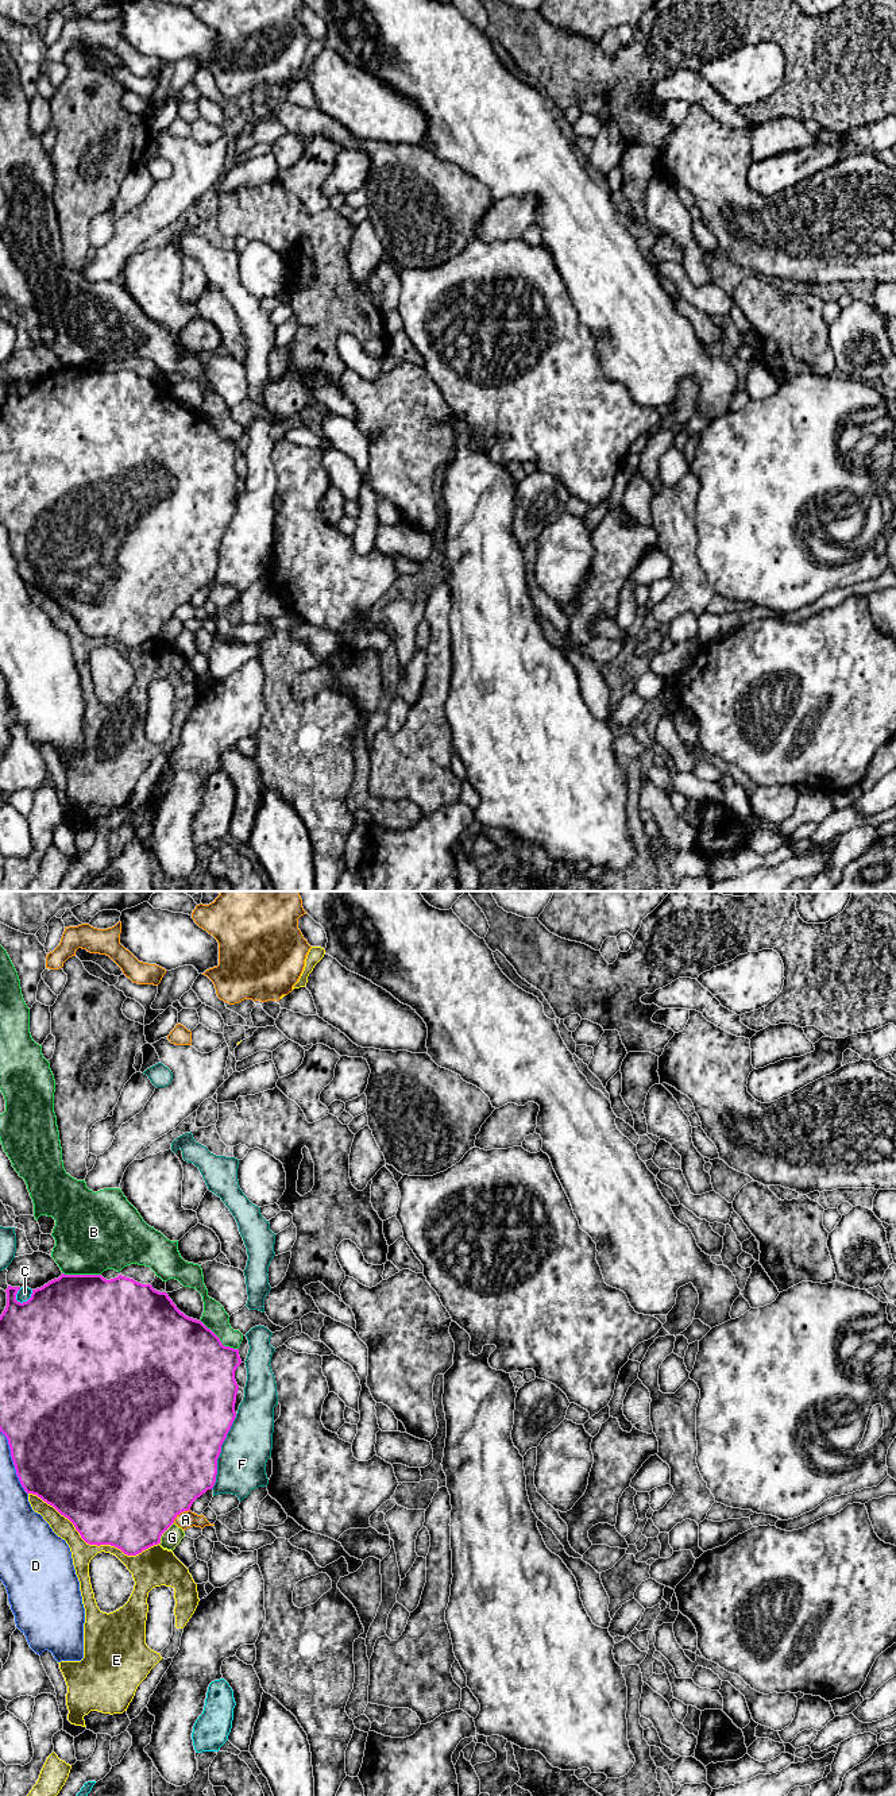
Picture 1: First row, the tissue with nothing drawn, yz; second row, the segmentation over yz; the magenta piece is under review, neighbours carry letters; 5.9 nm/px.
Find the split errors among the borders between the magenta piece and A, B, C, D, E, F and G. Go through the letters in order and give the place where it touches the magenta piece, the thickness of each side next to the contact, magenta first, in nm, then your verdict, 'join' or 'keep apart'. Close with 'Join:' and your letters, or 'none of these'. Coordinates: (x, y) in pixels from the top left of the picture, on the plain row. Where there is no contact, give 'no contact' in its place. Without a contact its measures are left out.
A: contact yz (180, 605); calibres 500 and 100 nm; keep apart
B: contact yz (219, 432); calibres 500 and 140 nm; keep apart
C: contact yz (27, 393); calibres 500 and 80 nm; keep apart
D: contact yz (14, 555); calibres 500 and 180 nm; keep apart
E: contact yz (92, 636); calibres 460 and 130 nm; keep apart
F: contact yz (220, 544); calibres 500 and 280 nm; keep apart
G: contact yz (163, 624); calibres 500 and 110 nm; keep apart
Join: none of these

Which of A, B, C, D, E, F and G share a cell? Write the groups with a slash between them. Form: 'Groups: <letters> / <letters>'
Groups: A / B / C / D / E / F / G

